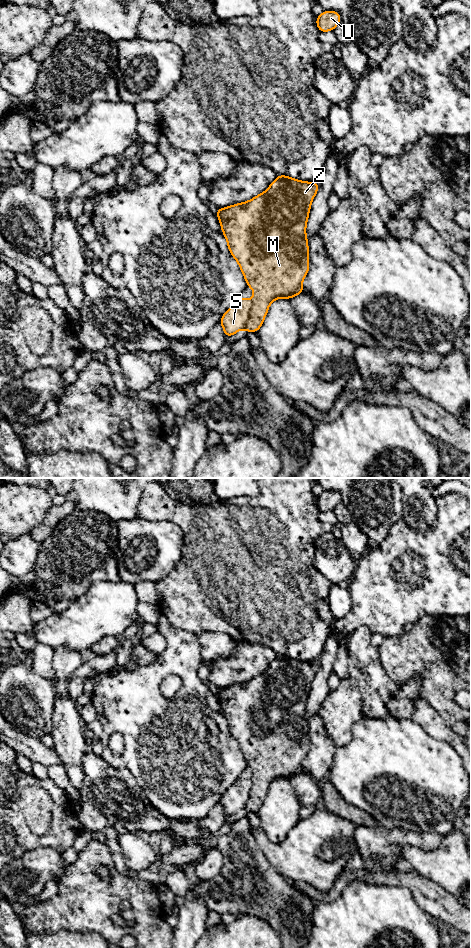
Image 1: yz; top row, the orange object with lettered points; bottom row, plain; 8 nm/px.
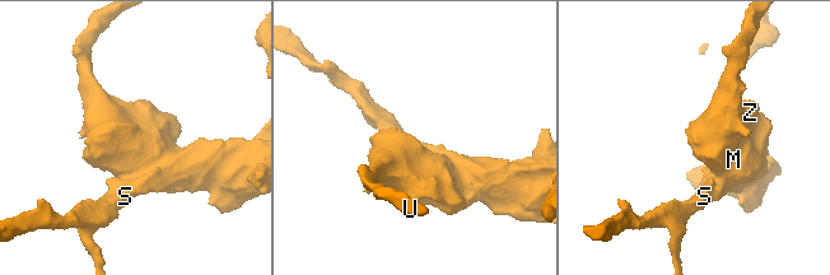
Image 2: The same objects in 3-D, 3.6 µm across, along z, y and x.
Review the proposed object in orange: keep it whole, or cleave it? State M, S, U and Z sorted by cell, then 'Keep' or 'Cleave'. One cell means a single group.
Groups: M U Z / S. Cleave

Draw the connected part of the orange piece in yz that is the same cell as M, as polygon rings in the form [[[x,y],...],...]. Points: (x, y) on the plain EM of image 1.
[[[278,655],[268,669],[253,679],[215,690],[231,735],[256,774],[245,810],[258,812],[270,784],[278,778],[290,779],[304,773],[302,762],[309,752],[306,704],[318,662],[305,662]]]

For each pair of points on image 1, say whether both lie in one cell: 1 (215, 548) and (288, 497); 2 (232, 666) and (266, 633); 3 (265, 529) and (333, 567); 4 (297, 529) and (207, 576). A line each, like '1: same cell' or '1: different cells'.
1: same cell
2: different cells
3: different cells
4: same cell

